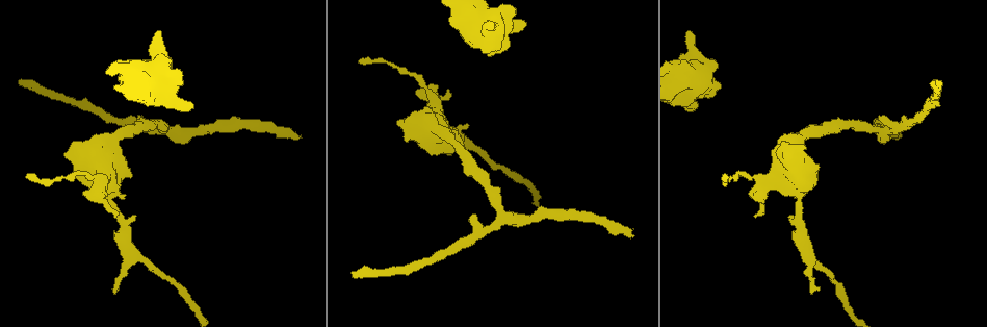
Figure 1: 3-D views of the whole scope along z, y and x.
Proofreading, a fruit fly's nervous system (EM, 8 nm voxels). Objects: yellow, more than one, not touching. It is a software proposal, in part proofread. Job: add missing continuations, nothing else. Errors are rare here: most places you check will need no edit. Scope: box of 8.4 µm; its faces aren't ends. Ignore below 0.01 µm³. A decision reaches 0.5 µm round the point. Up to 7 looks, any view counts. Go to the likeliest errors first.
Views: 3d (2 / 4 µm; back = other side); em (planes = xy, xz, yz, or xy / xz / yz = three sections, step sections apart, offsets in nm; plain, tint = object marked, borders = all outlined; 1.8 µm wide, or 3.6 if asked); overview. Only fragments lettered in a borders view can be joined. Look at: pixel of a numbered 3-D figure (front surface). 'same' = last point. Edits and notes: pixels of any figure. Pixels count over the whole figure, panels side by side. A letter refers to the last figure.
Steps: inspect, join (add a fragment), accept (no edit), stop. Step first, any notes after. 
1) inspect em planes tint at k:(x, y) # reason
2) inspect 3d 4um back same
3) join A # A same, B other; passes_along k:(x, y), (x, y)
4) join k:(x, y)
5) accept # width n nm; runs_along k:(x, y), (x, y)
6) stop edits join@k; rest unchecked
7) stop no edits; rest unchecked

inspect em planes plain at 1:(350, 273) # branch stops here

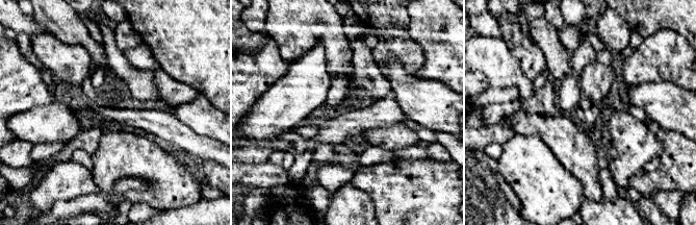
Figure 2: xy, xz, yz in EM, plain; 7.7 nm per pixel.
inspect em planes borders same

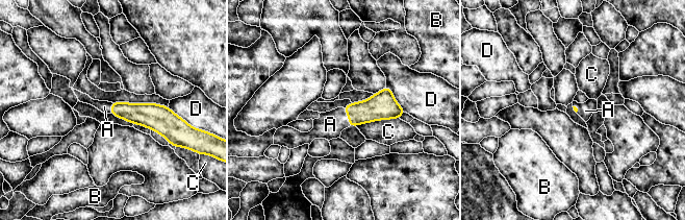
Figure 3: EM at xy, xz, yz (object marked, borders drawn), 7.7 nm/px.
join A # A same, B other, C other, D other; the cell continues

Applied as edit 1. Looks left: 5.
inspect overview # redraw

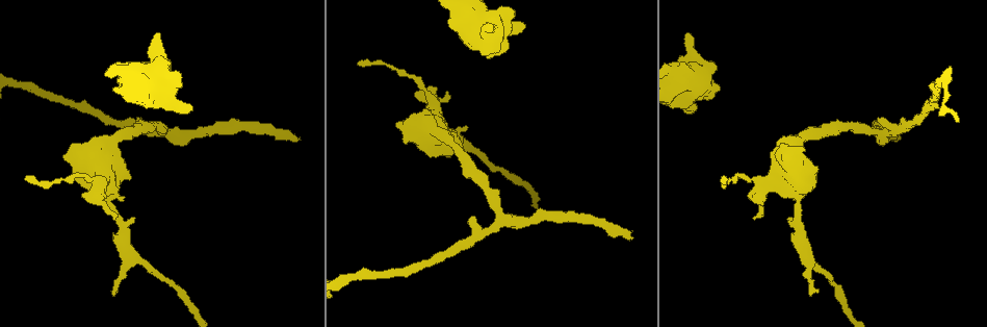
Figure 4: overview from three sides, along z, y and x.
inspect em xy step 16 borders at 4:(523, 22) # branch stops here

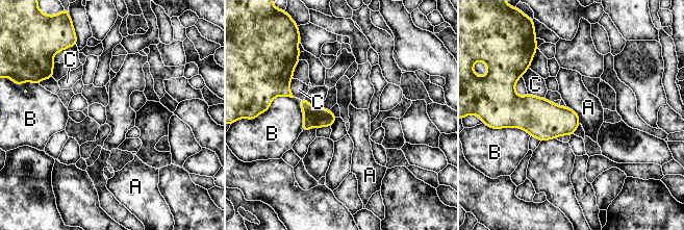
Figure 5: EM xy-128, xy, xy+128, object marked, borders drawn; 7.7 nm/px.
inspect em planes borders same # cut it another way

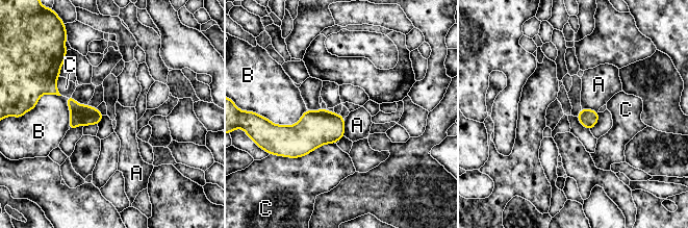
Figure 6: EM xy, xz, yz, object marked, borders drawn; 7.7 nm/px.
accept # A other, B other, C other; border 6:(345, 119), (345, 133), (342, 135); no lettered fragment goes on from it

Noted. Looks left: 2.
inspect em xy step 16 tint at 4:(159, 33) # an open end

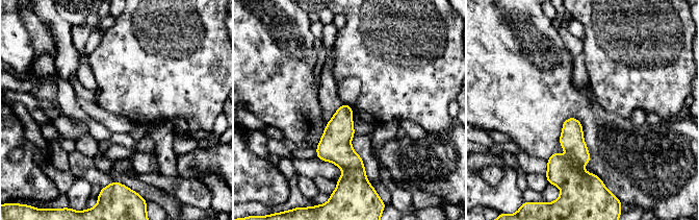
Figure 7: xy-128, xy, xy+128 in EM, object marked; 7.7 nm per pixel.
inspect em planes borders same # another direction

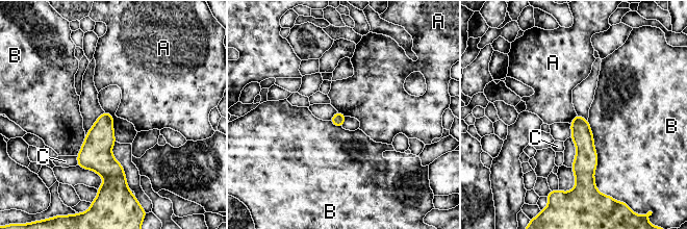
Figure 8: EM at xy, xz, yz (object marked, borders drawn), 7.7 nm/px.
accept # A other, B other, C other; runs_along 8:(577, 119), (583, 137), (582, 179); none of them fits

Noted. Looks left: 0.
stop edits join@3; rest unchecked

